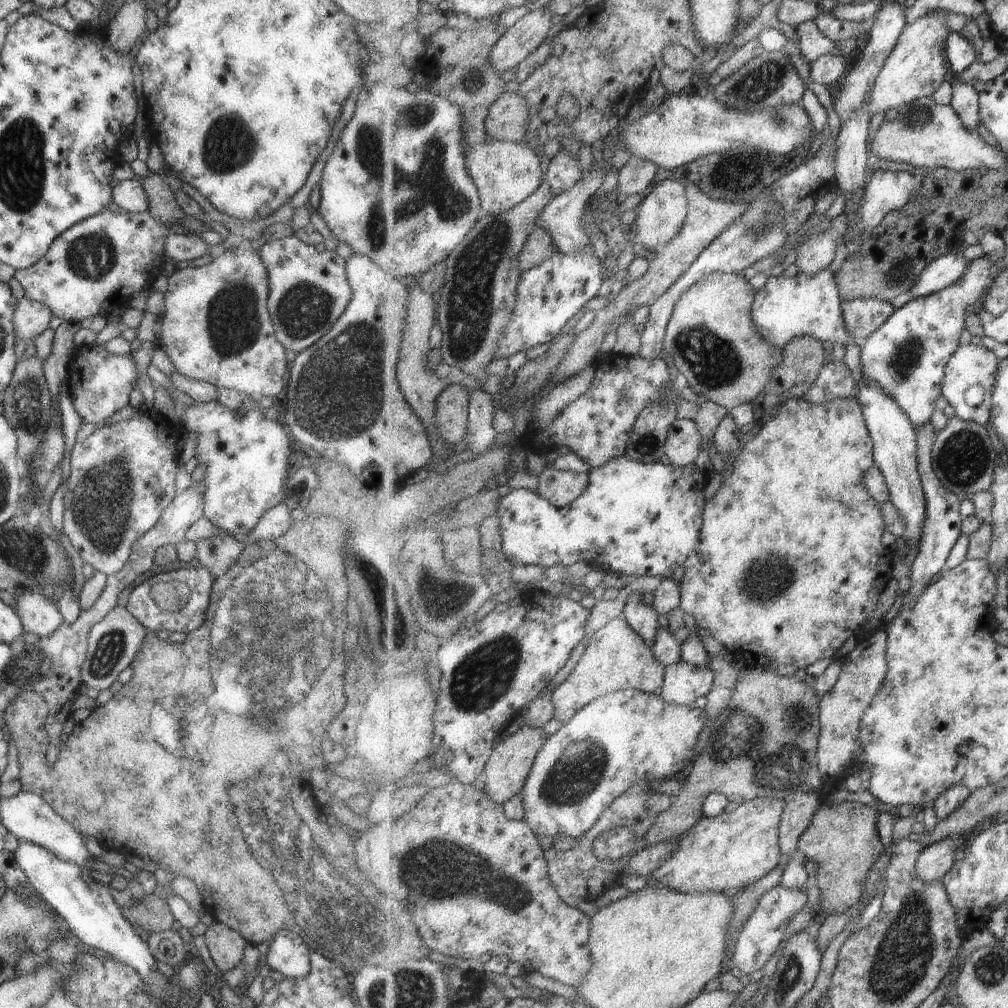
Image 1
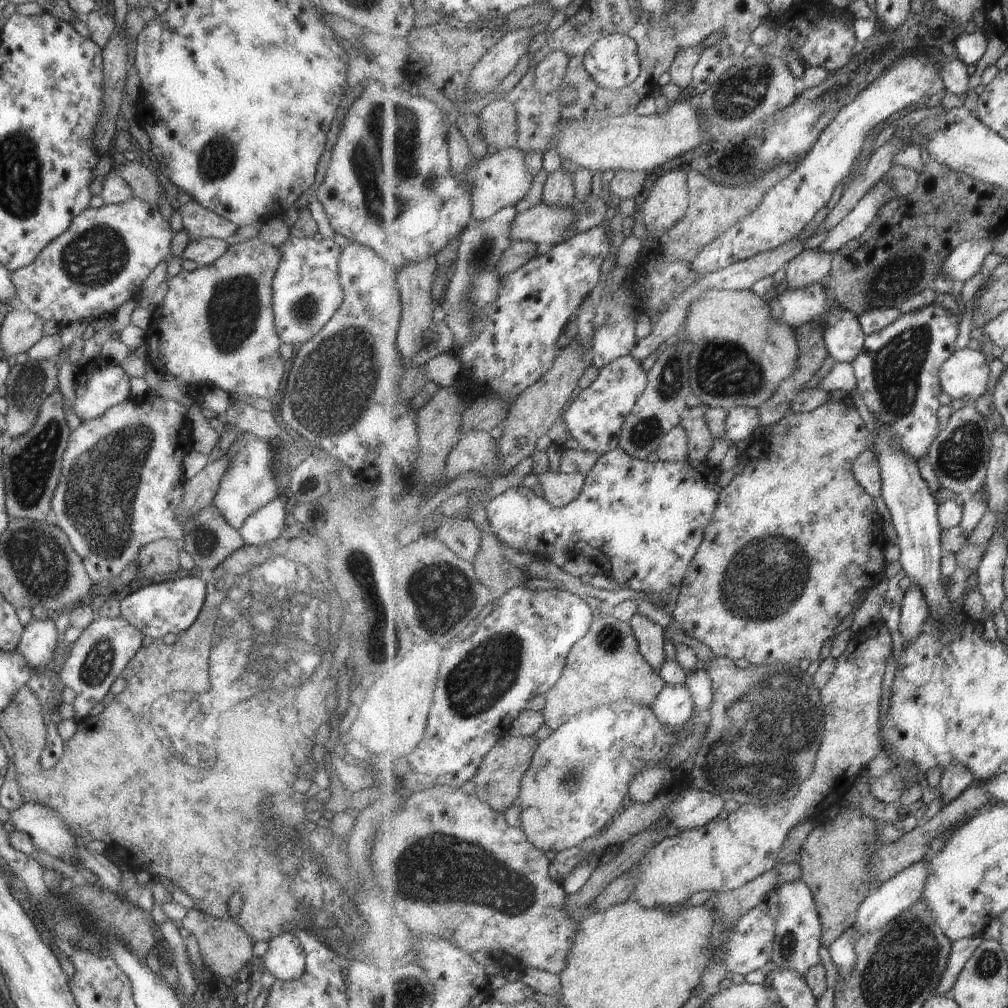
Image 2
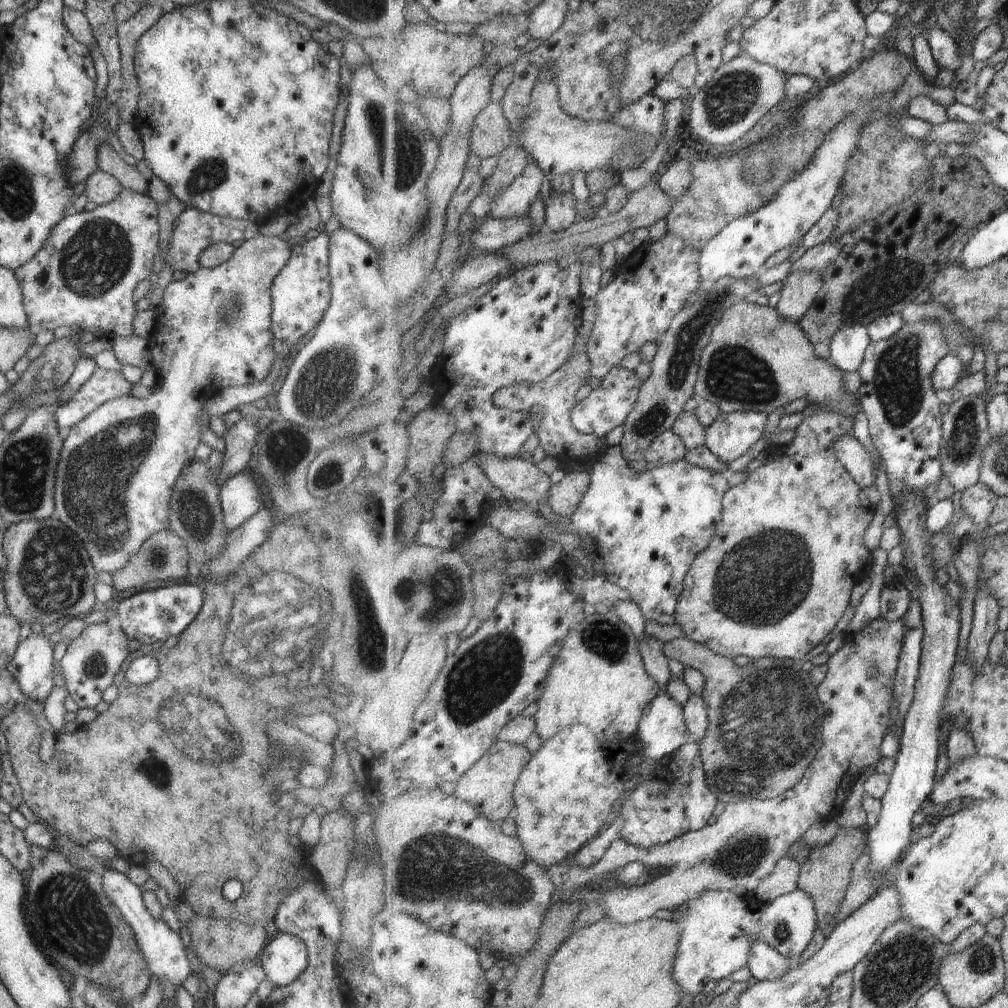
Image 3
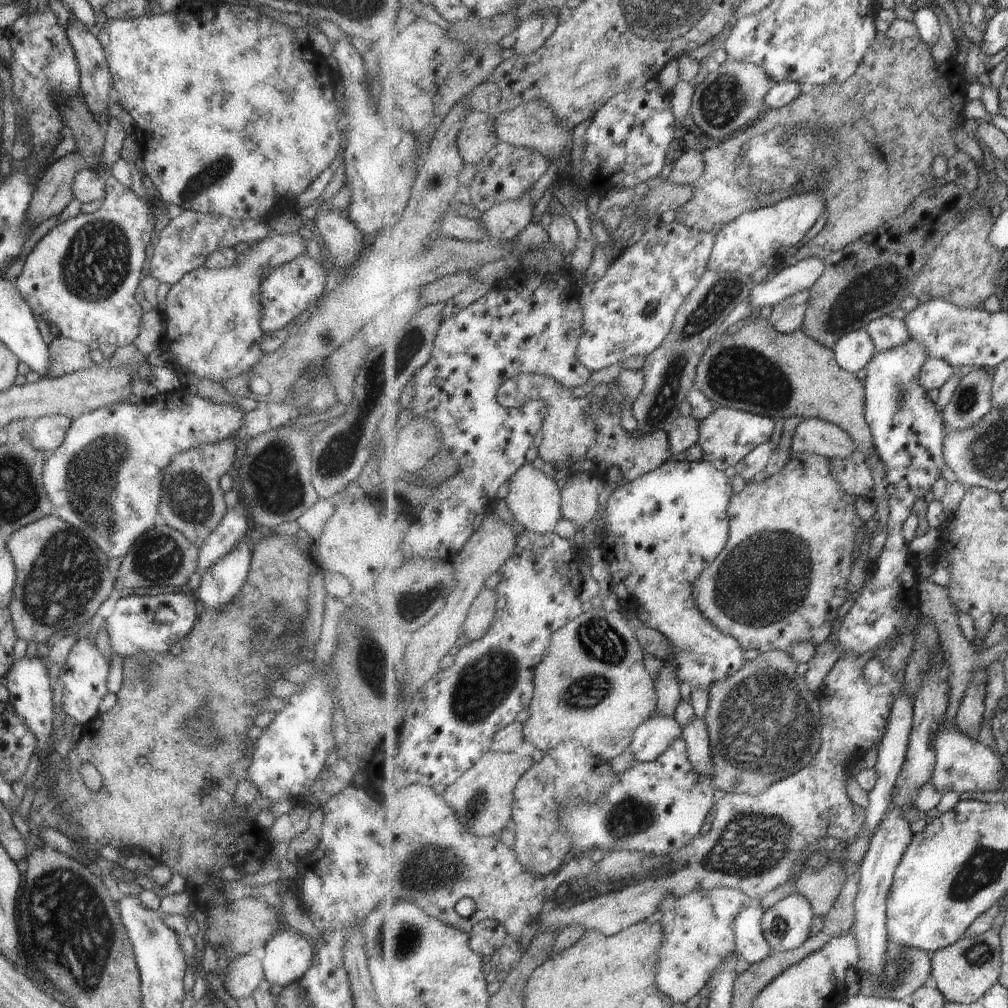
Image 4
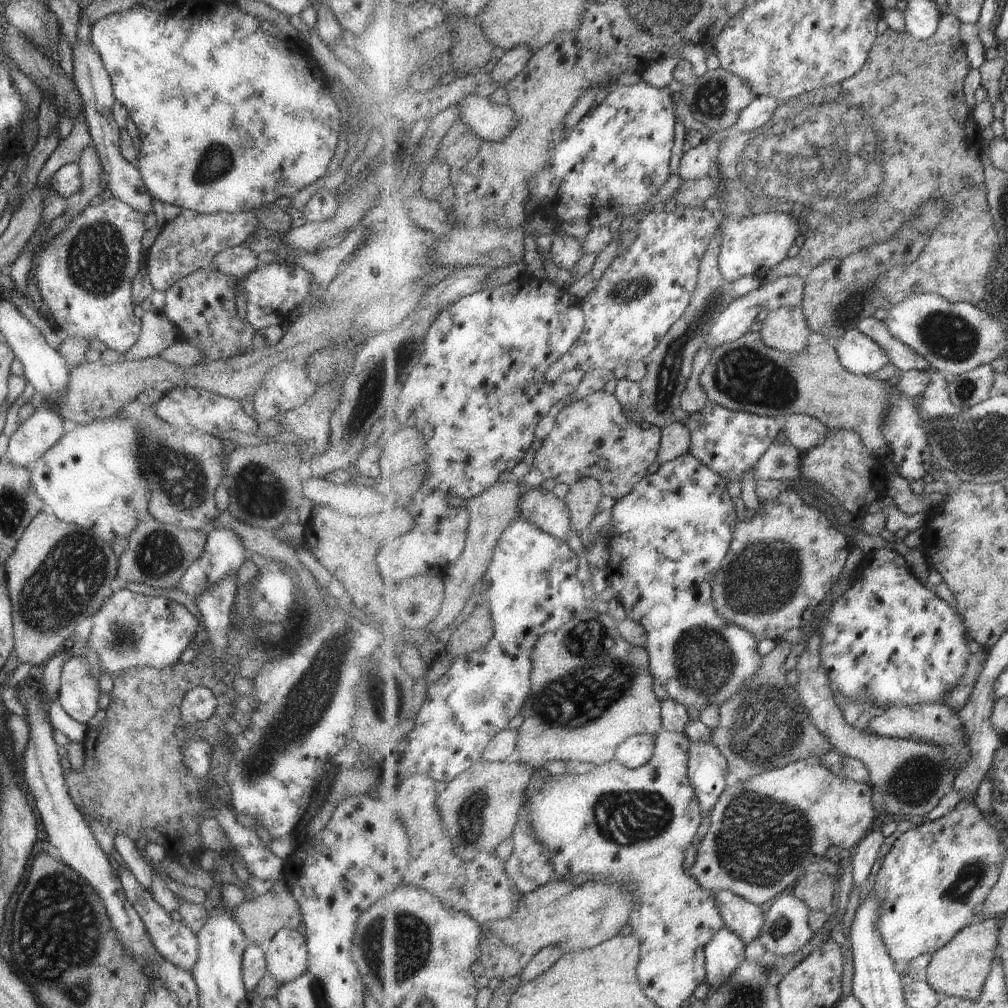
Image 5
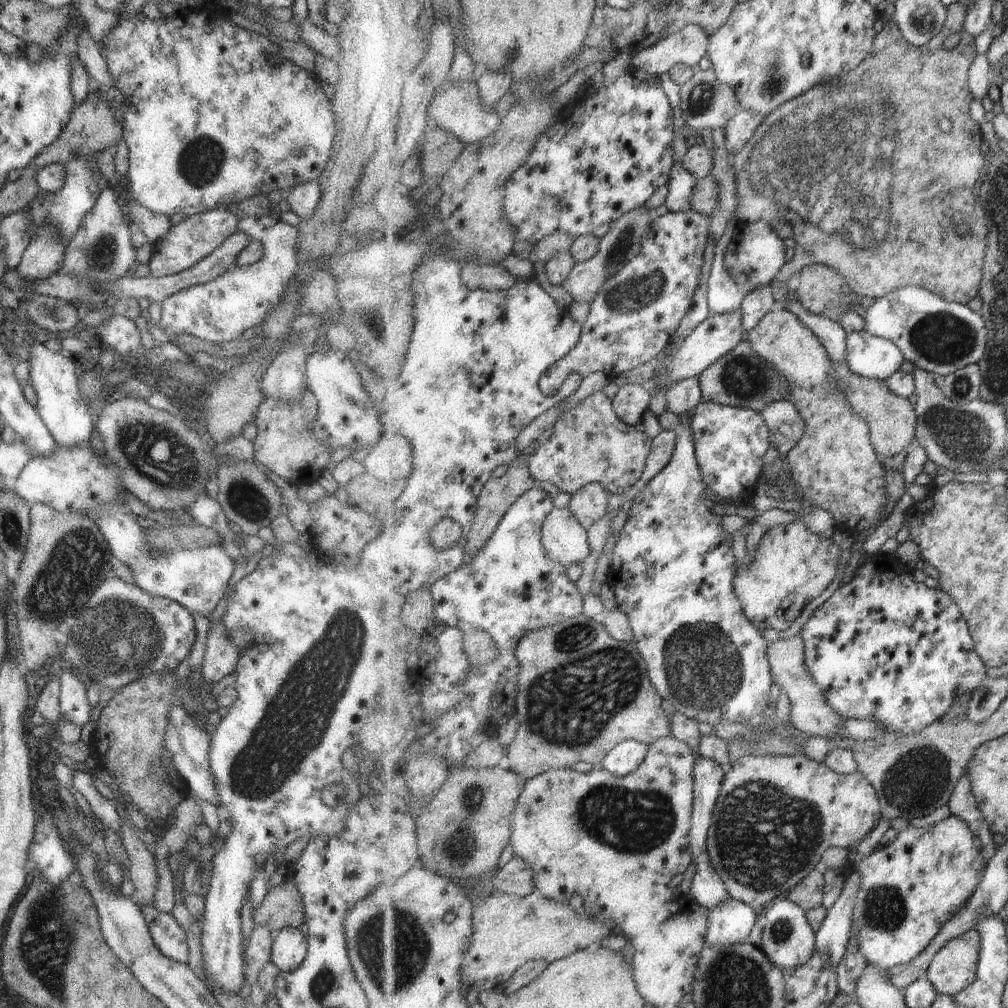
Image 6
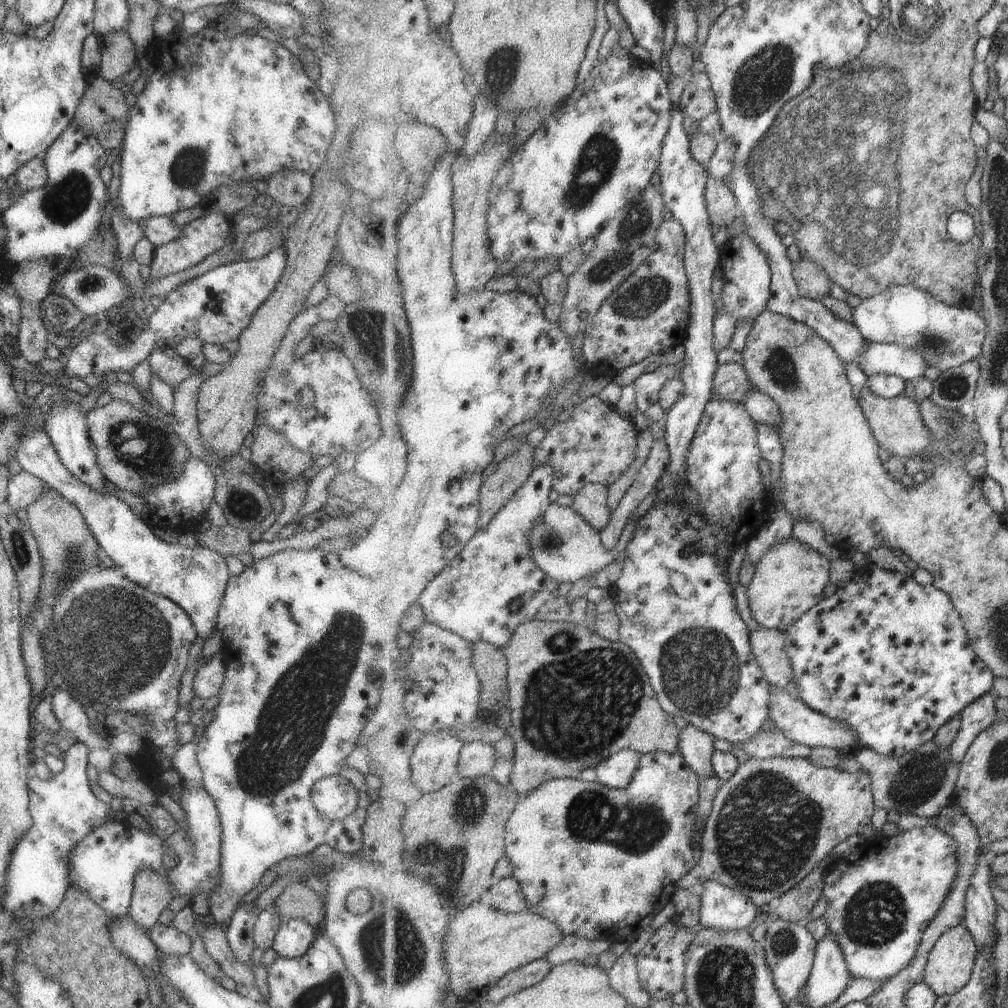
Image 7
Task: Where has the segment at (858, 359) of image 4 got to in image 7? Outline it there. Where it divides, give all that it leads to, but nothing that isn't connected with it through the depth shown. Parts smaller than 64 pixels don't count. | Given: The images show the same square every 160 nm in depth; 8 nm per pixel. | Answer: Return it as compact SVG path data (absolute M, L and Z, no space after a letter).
M868 341L858 365L868 377L897 375L913 383L925 374L928 362L917 351L903 345Z

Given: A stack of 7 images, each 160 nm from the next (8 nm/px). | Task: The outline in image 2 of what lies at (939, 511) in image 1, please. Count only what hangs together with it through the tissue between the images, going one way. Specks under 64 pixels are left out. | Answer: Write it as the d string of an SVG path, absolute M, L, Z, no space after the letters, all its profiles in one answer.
M912 582L905 591L900 622L900 632L906 641L913 640L923 630L924 622L930 615L925 593L918 584Z

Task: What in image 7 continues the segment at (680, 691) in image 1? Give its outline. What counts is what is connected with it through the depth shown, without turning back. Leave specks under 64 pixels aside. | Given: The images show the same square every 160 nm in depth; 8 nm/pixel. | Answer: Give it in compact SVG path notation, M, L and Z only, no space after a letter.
M633 749L619 751L596 769L597 780L608 787L622 789L634 778L641 754Z

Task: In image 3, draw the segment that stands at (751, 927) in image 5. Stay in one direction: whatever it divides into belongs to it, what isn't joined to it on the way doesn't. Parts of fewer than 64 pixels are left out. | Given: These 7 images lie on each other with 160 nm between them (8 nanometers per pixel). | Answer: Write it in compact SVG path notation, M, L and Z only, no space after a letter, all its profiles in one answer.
M756 938L748 968L757 981L774 981L783 978L793 968L792 959L783 956L761 938Z

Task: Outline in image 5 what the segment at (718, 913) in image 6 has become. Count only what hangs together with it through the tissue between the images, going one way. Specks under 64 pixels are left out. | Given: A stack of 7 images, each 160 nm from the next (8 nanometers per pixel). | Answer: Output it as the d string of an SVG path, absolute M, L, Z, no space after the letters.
M723 927L706 946L706 982L720 989L744 961L744 940L729 927Z

